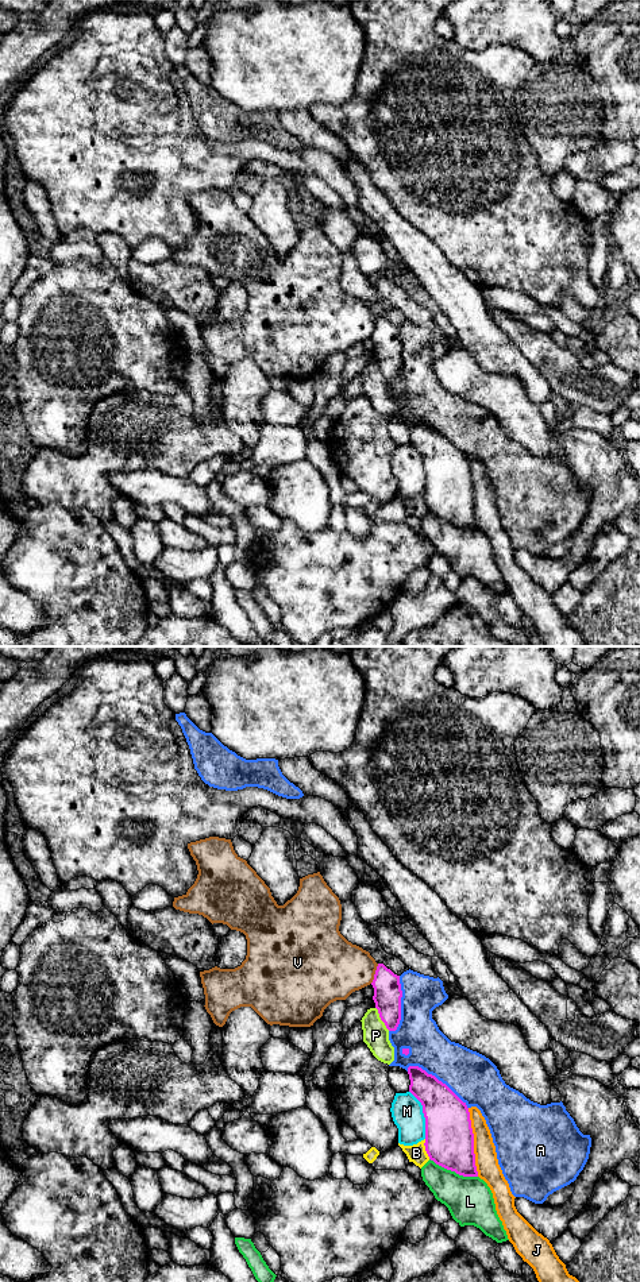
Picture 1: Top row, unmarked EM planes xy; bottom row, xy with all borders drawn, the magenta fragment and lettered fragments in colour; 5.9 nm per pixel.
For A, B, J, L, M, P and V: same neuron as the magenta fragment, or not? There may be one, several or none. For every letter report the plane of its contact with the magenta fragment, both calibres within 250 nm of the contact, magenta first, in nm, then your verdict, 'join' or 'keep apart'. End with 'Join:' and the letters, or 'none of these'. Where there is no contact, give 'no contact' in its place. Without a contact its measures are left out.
A: xy | 280/300 nm | keep apart
B: xy | 280/110 nm | keep apart
J: xy | 280/140 nm | keep apart
L: xy | 280/280 nm | keep apart
M: xy | 280/190 nm | keep apart
P: xy | 170/160 nm | keep apart
V: xy | 170/360 nm | keep apart
Join: none of these

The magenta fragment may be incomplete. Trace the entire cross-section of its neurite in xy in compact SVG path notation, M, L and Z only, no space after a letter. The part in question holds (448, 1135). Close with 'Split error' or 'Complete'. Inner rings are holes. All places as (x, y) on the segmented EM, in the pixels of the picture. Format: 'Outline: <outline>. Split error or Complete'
Outline: M409 1066L409 1092L421 1103L425 1117L425 1151L436 1165L463 1177L478 1177L470 1112L446 1084L419 1066Z. Complete

